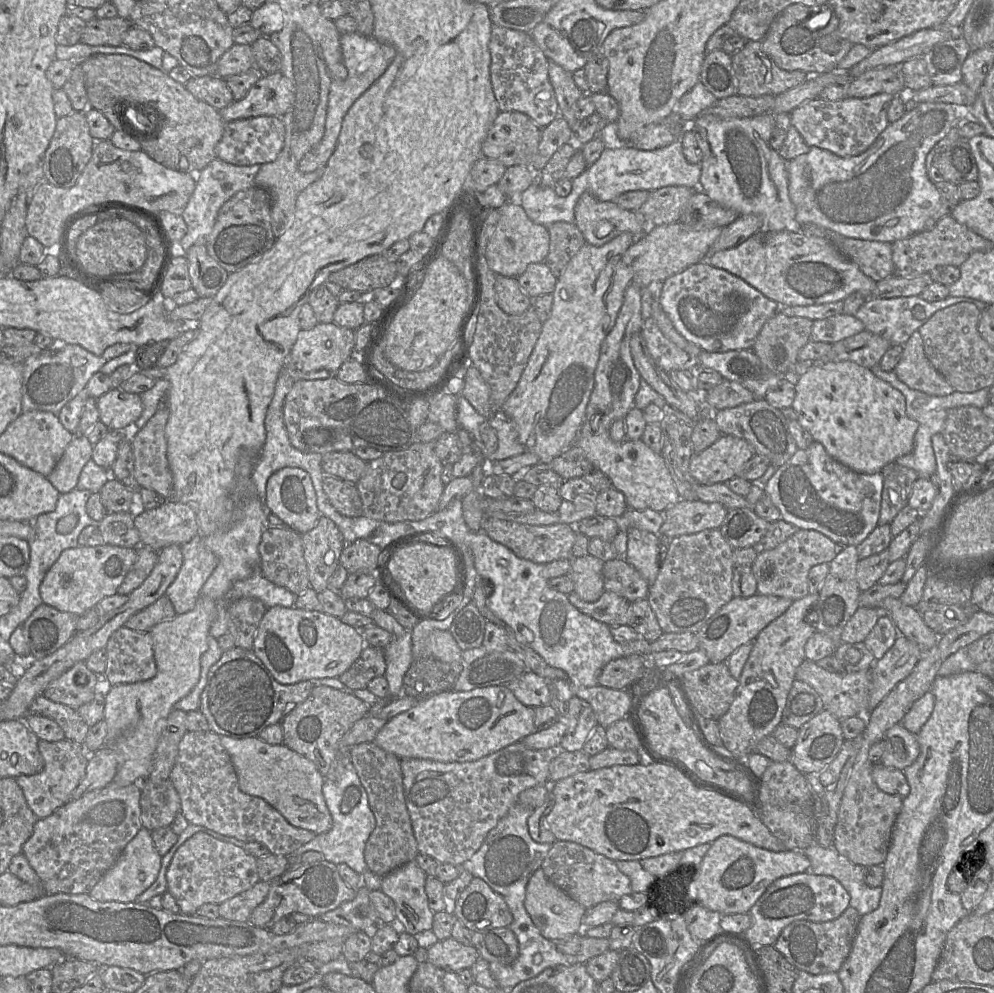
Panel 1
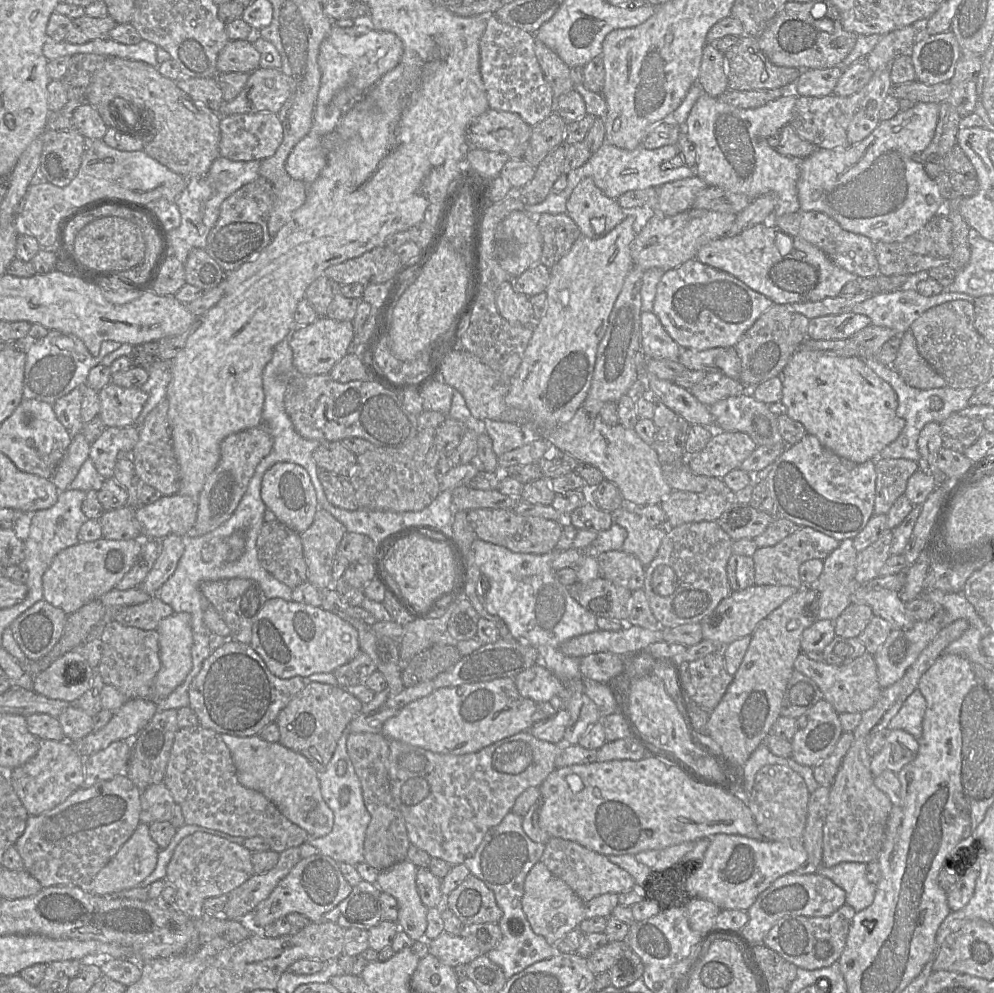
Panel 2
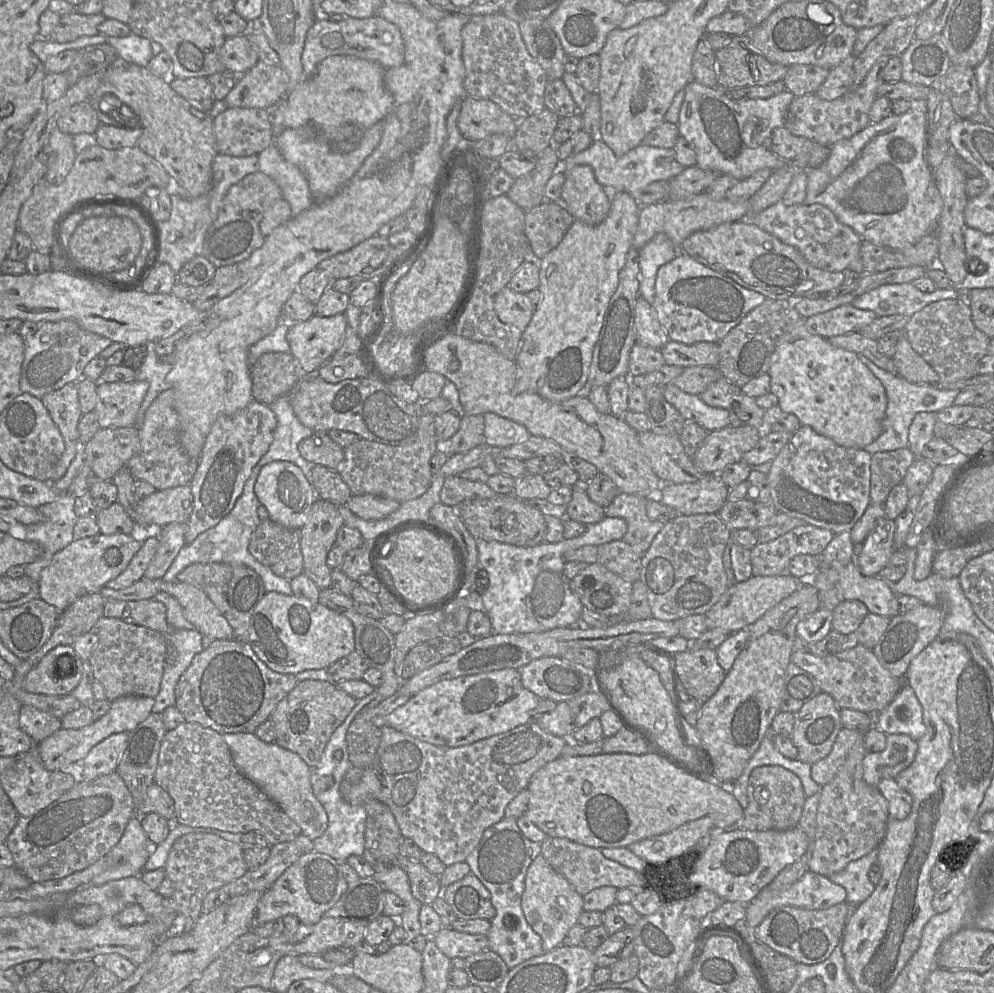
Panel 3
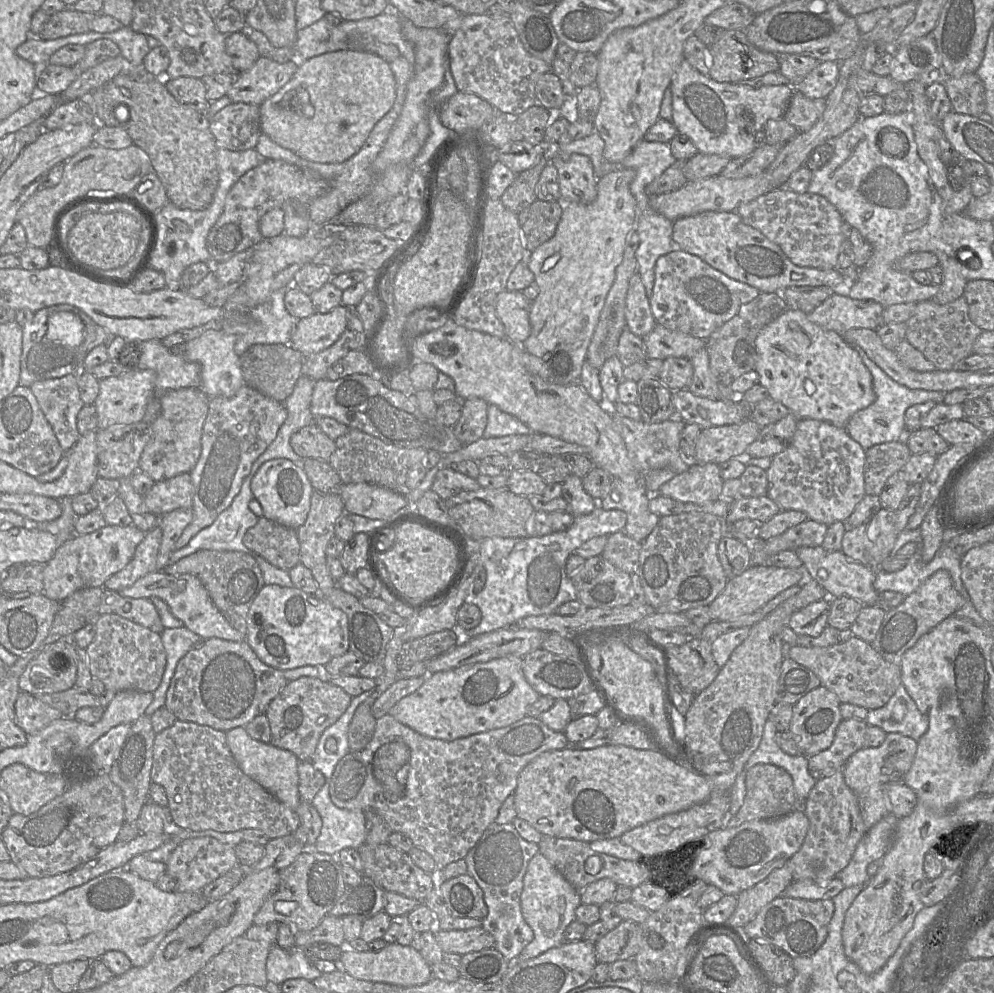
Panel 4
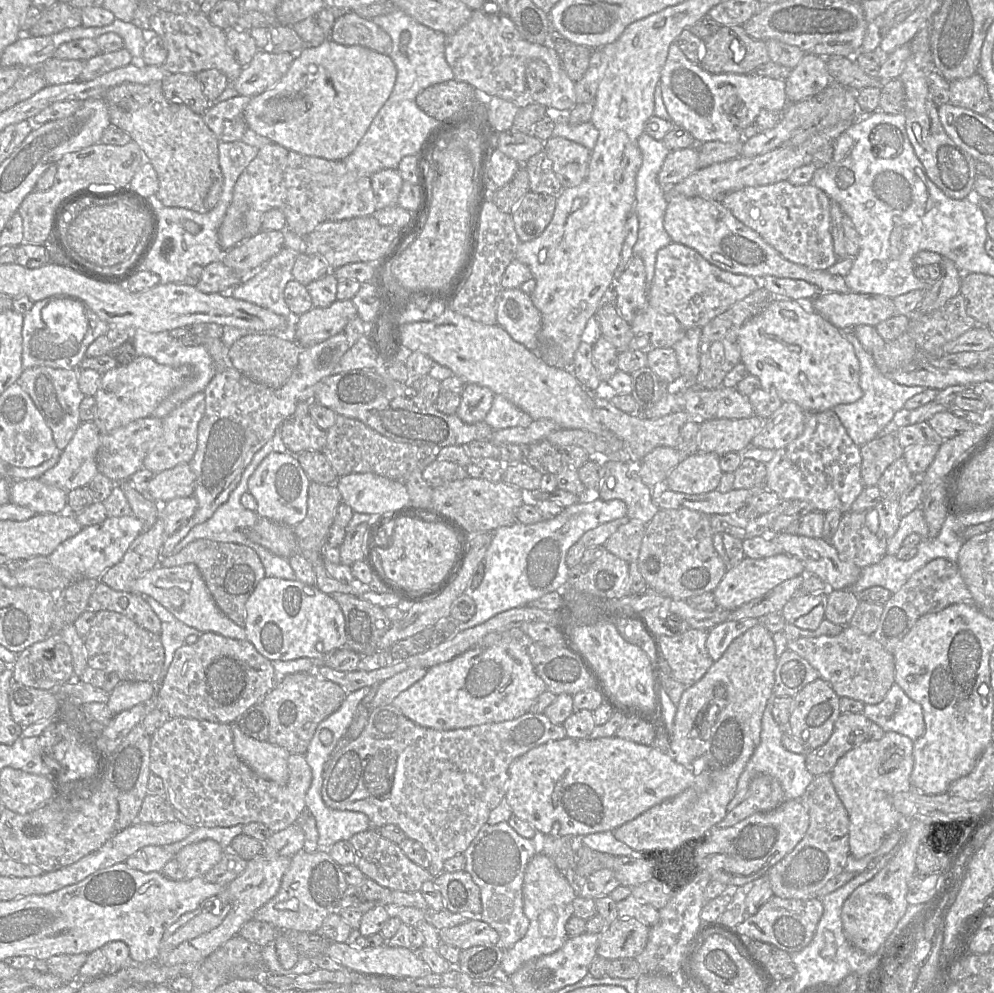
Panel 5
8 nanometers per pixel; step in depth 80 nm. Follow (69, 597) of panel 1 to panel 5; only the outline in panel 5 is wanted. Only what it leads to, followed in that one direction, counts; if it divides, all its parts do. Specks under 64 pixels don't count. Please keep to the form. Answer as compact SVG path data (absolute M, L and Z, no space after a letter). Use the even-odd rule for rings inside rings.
M132 514L123 517L107 517L102 523L82 528L78 534L62 542L49 559L69 583L83 579L100 580L108 569L122 560L132 542L142 532L142 522Z

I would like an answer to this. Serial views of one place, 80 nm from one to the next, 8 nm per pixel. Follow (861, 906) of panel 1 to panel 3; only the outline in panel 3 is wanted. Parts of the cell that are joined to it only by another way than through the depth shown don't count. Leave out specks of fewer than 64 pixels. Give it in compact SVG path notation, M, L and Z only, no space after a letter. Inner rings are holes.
M878 848L857 860L851 861L842 871L828 877L831 882L845 889L845 902L849 906L858 906L873 893L875 885L870 882L868 872L874 863L878 863L877 854Z

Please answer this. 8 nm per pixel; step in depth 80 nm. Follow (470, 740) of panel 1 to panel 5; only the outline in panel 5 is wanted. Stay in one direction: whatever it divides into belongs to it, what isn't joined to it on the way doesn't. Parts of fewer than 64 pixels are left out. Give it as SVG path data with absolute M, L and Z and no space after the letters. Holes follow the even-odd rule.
M519 641L499 642L490 647L473 647L465 651L464 653L456 656L452 660L429 668L425 676L421 680L413 684L405 691L401 692L391 704L399 709L402 714L408 719L422 727L448 731L460 728L468 728L481 724L496 723L516 719L529 712L530 707L534 703L534 701L546 690L547 688L544 681L536 674L534 670L526 646Z

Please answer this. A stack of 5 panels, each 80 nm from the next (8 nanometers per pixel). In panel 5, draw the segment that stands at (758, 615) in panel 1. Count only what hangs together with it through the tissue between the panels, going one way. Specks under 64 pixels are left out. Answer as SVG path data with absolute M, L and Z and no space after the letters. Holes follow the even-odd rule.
M784 552L762 559L745 557L738 565L726 571L713 592L715 601L719 608L736 610L768 593L778 584L804 573L806 573L804 564L798 558Z

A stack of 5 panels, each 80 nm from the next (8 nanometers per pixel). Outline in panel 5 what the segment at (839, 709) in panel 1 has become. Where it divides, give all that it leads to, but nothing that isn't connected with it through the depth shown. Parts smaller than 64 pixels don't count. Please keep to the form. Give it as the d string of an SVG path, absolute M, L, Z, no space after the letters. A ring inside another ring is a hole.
M844 626L836 636L800 637L788 641L788 648L807 660L828 682L839 697L848 697L864 704L880 703L895 683L893 654L872 636Z

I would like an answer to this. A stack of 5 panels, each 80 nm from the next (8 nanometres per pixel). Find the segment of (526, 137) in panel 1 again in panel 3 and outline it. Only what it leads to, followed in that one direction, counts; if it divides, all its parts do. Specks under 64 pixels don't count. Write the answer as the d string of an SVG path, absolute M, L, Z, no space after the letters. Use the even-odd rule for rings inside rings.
M466 96L459 105L457 127L467 140L482 140L494 134L513 138L518 119L504 112L494 102Z

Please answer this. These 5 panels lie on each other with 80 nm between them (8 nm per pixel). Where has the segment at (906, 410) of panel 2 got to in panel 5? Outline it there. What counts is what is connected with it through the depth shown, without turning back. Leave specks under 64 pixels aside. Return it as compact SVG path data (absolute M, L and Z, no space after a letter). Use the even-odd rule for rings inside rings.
M843 330L843 335L853 345L860 364L860 387L862 397L854 403L840 404L833 408L838 415L848 435L860 448L877 438L883 428L892 420L897 411L904 408L905 403L914 395L926 388L920 386L905 386L894 382L877 367L872 355L864 348L852 330Z

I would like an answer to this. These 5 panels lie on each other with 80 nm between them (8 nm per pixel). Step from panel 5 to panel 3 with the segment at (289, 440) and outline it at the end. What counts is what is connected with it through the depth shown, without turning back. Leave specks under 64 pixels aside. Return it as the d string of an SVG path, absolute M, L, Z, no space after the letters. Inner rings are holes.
M321 431L303 439L298 449L306 461L323 465L334 471L337 471L344 459L344 448L333 441L327 433Z

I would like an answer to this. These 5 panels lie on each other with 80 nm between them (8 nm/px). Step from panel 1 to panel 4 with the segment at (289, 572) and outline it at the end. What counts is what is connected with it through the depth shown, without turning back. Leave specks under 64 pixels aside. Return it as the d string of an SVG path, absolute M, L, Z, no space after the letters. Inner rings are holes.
M262 516L247 530L244 545L263 557L271 565L290 571L300 562L297 531Z

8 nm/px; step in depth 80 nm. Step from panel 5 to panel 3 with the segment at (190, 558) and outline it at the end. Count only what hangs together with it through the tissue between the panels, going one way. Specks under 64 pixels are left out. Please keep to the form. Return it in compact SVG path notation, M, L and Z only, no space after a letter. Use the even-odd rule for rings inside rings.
M195 563L186 567L177 580L192 584L205 592L234 631L234 639L248 642L254 610L266 593L261 577L241 564Z

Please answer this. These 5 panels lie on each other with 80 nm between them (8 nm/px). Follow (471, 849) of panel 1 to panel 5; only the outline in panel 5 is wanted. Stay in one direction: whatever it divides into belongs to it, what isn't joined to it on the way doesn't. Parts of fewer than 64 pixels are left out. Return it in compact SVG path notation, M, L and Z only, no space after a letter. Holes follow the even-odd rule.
M393 704L379 706L371 709L360 736L328 760L321 794L332 809L366 814L376 829L387 824L399 826L408 838L421 843L428 852L428 872L434 879L443 872L447 859L464 853L487 823L491 811L505 797L511 763L537 746L565 737L563 725L552 723L544 713L529 711L513 720L443 731L414 723Z

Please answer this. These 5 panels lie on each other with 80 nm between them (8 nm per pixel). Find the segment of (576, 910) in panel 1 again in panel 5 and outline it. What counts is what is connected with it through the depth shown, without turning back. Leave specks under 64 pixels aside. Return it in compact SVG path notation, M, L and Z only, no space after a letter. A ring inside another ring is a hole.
M543 853L535 854L526 867L523 881L523 911L529 927L523 938L503 950L501 976L508 977L528 961L551 954L562 947L568 938L565 926L573 915L573 900L576 896L574 887L553 861Z

